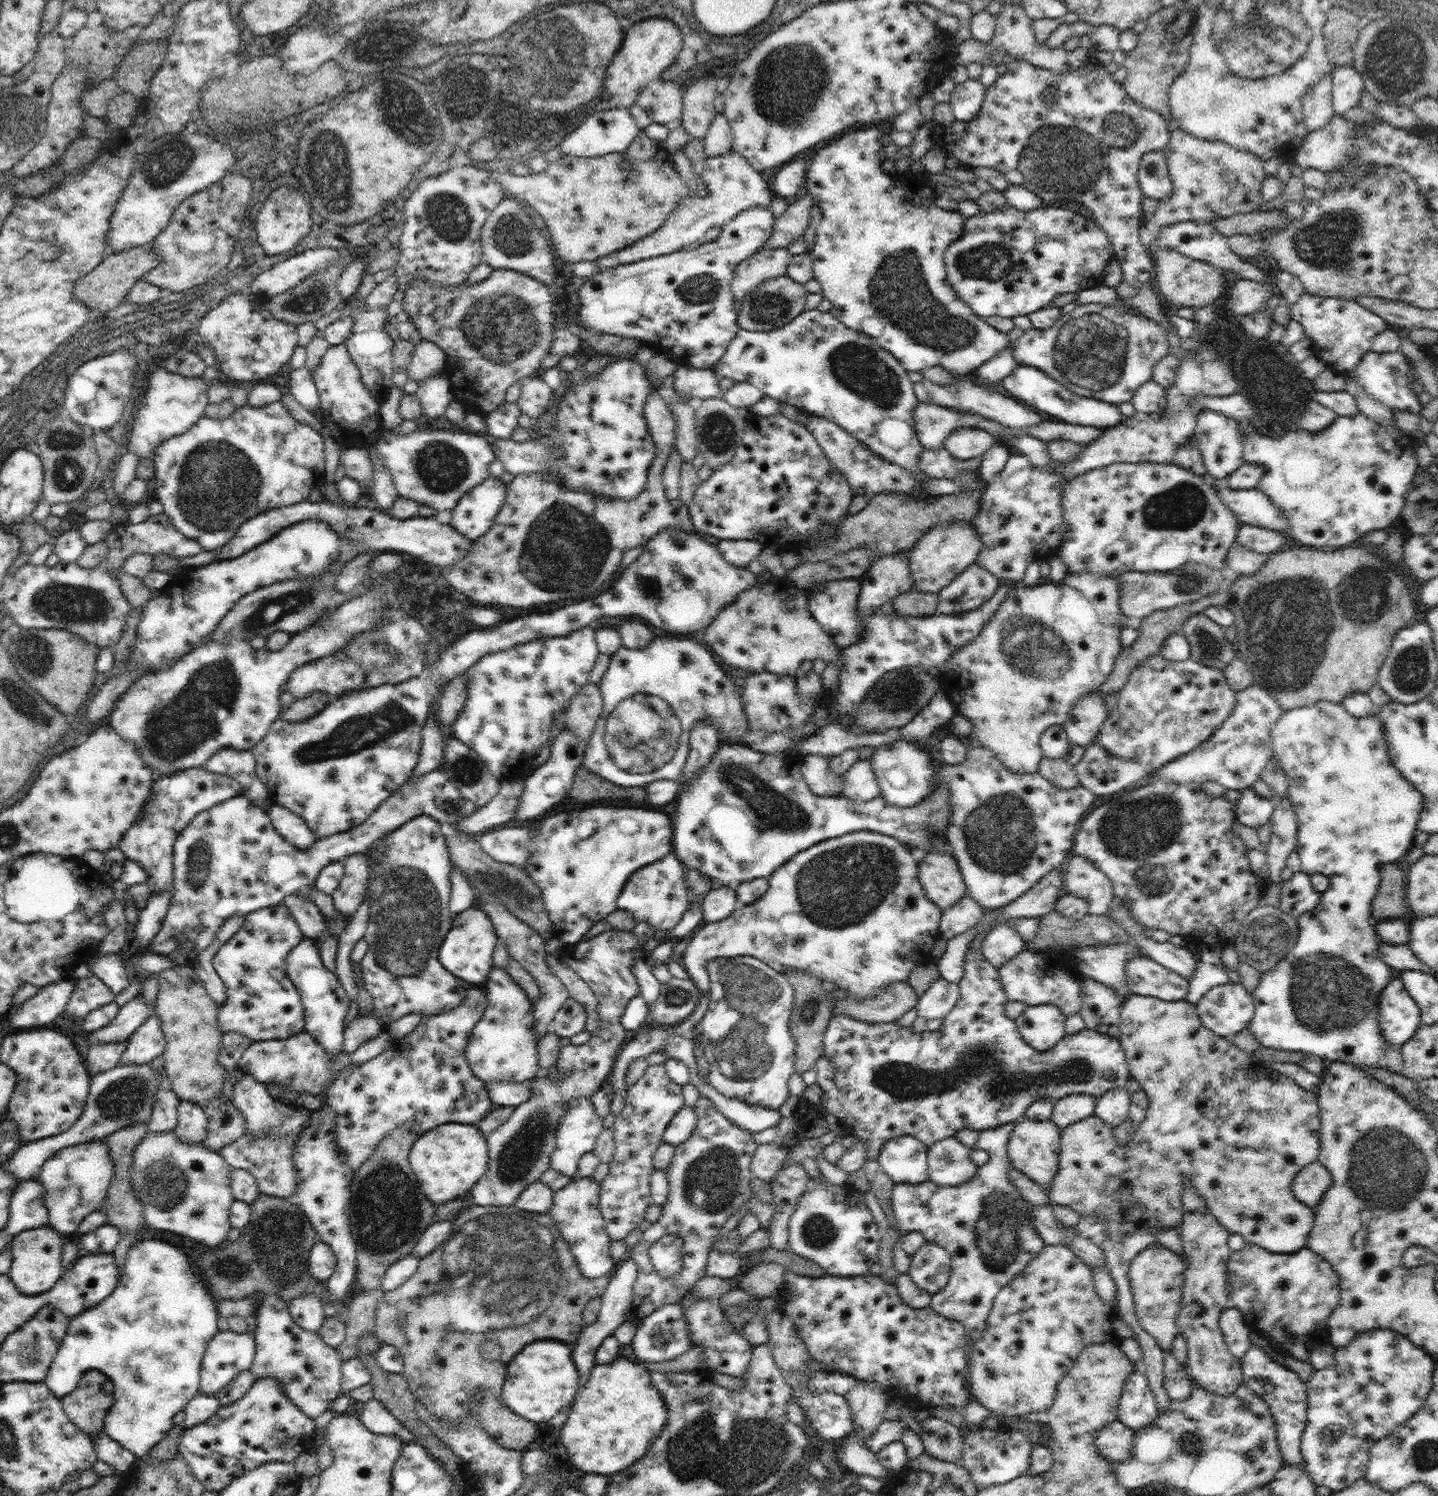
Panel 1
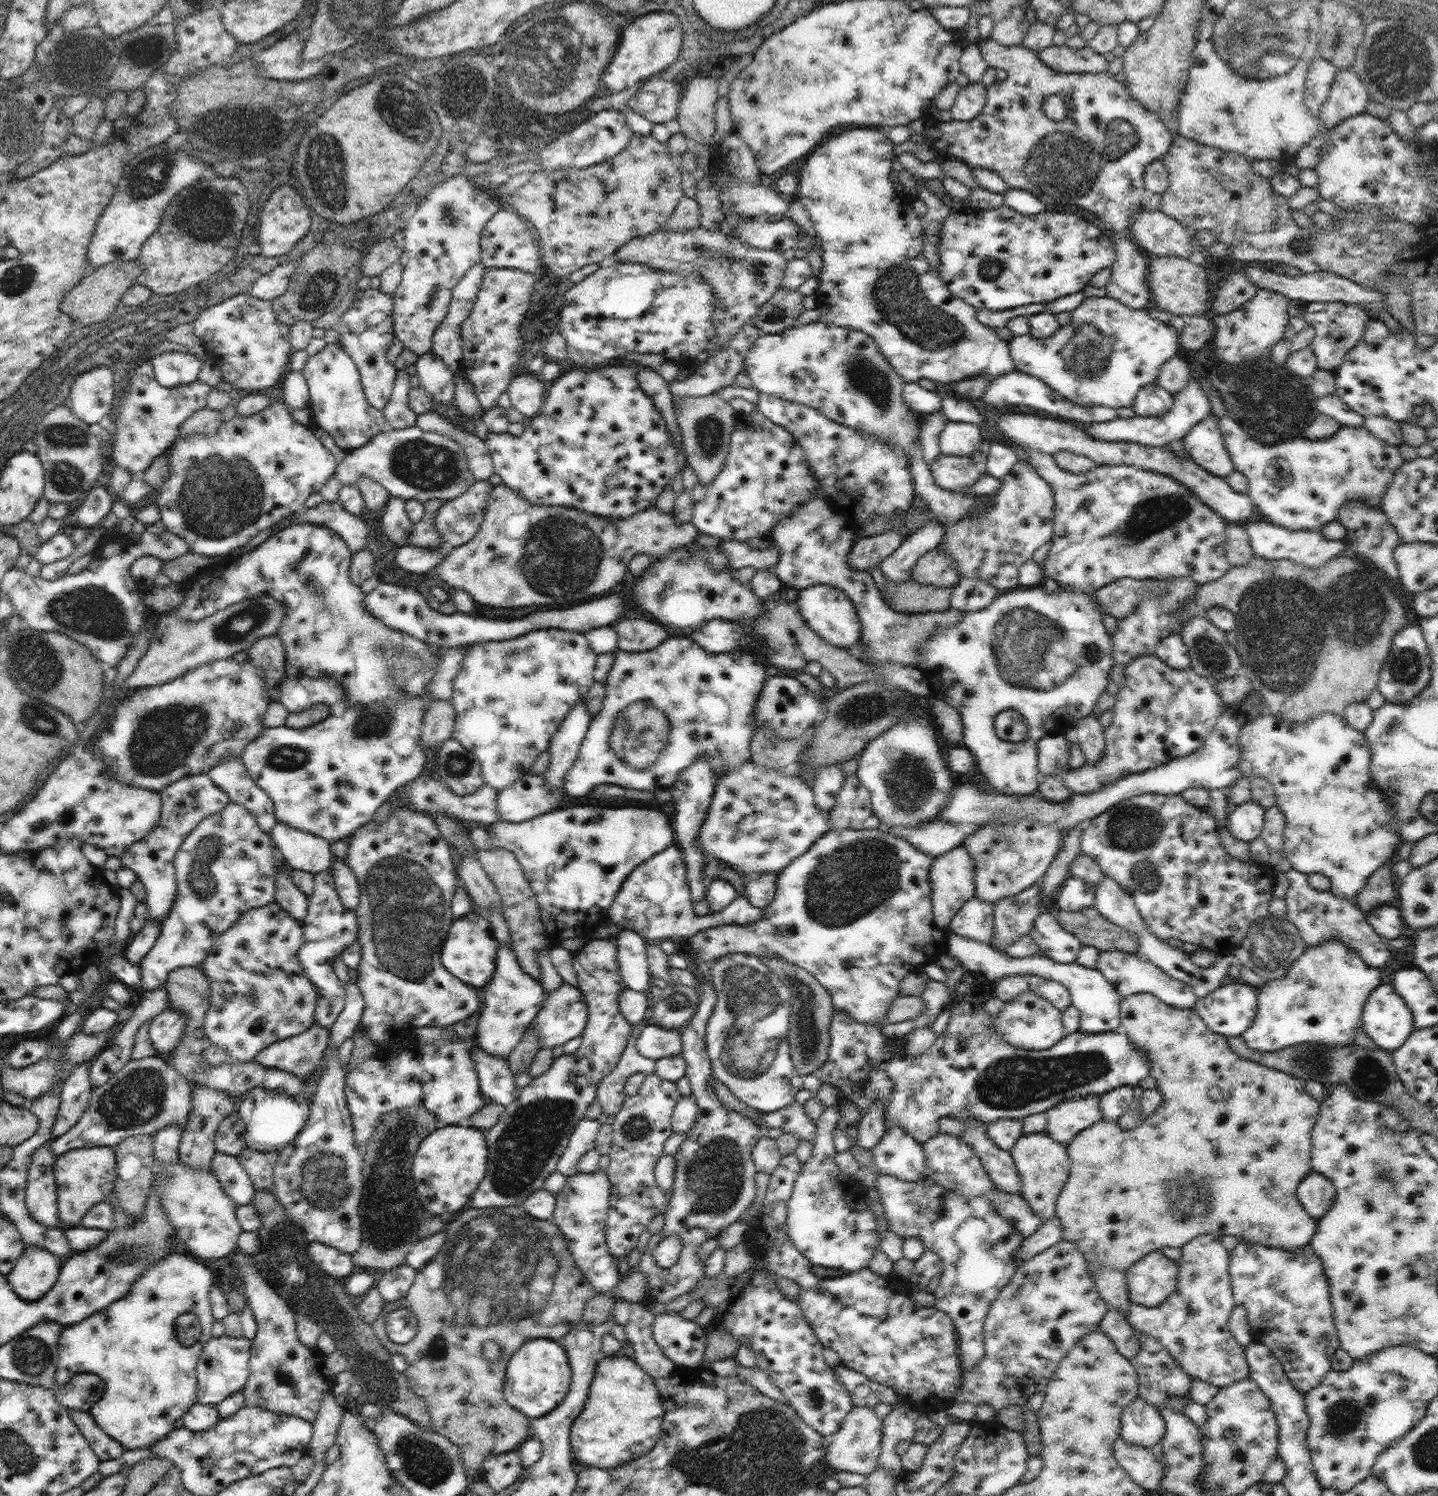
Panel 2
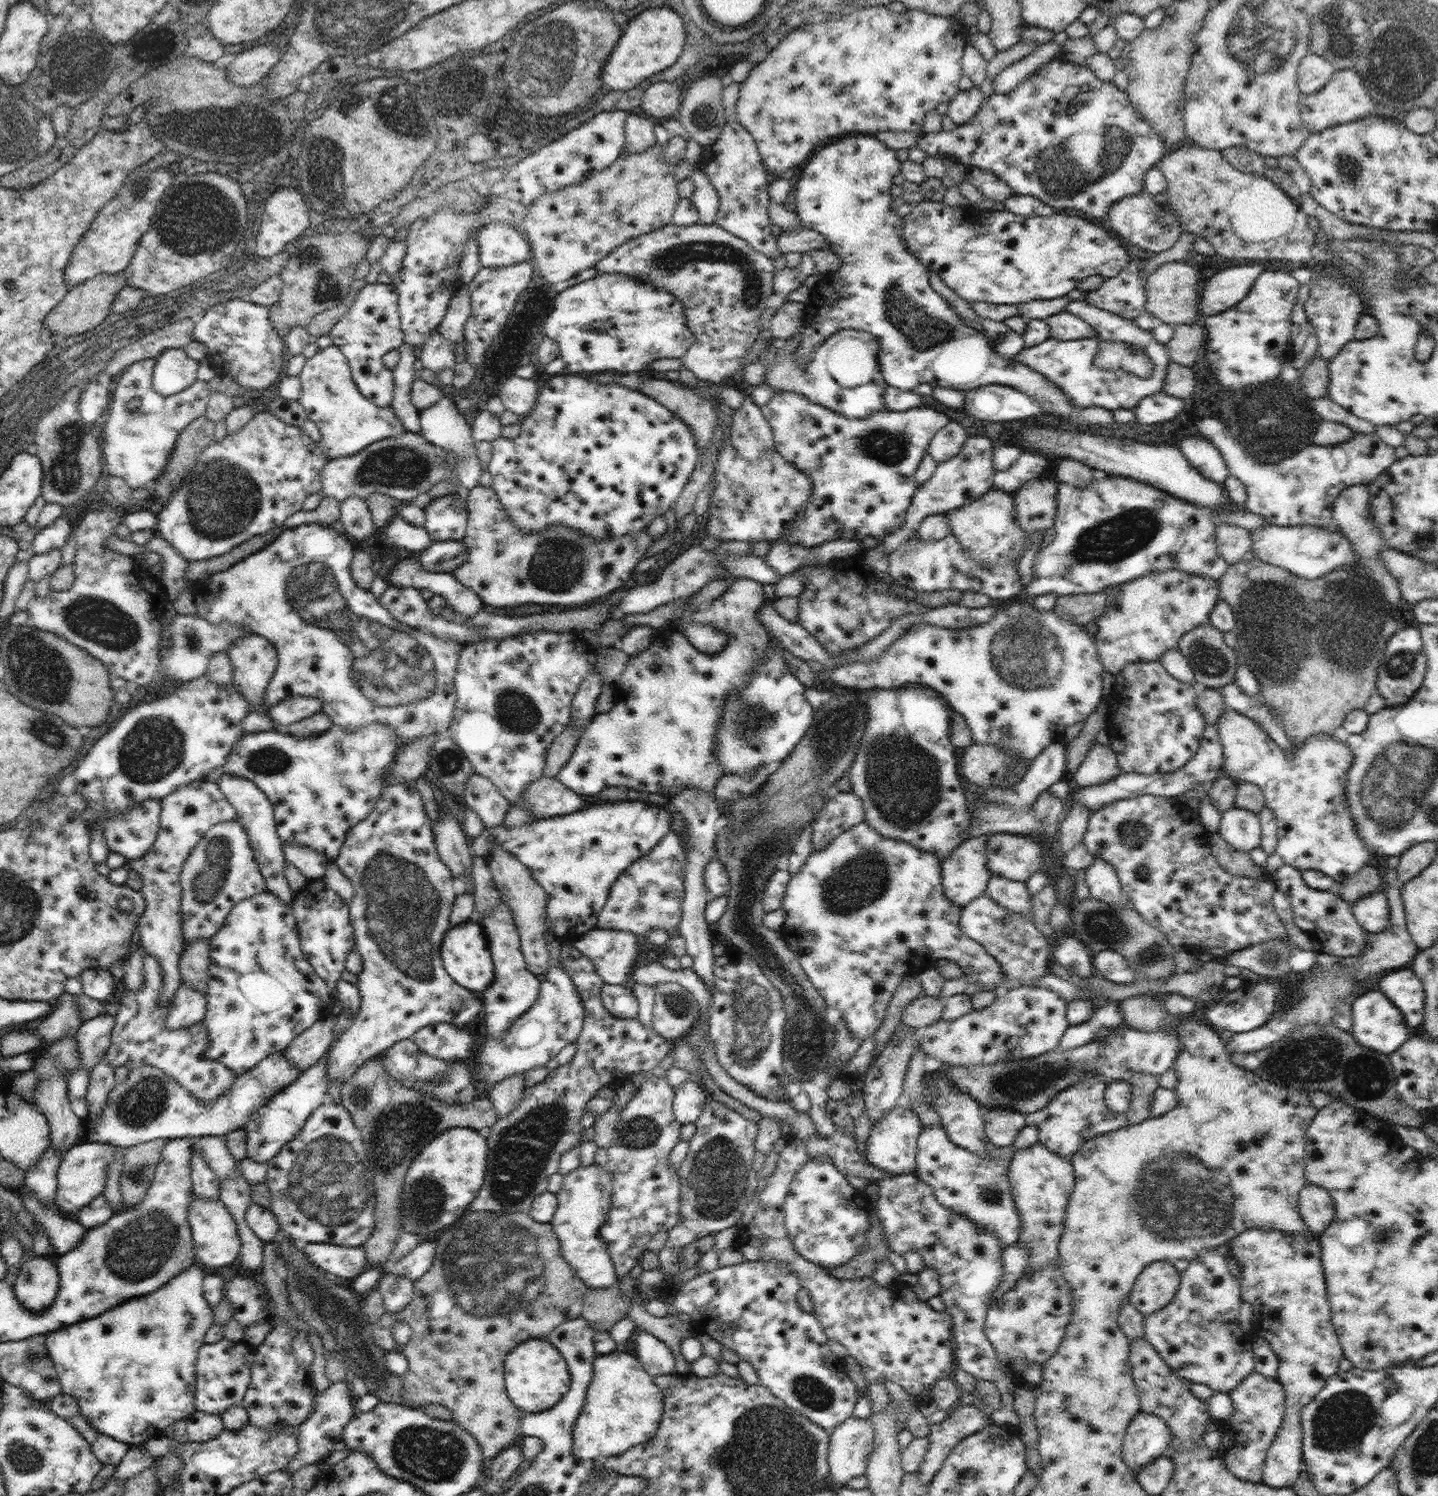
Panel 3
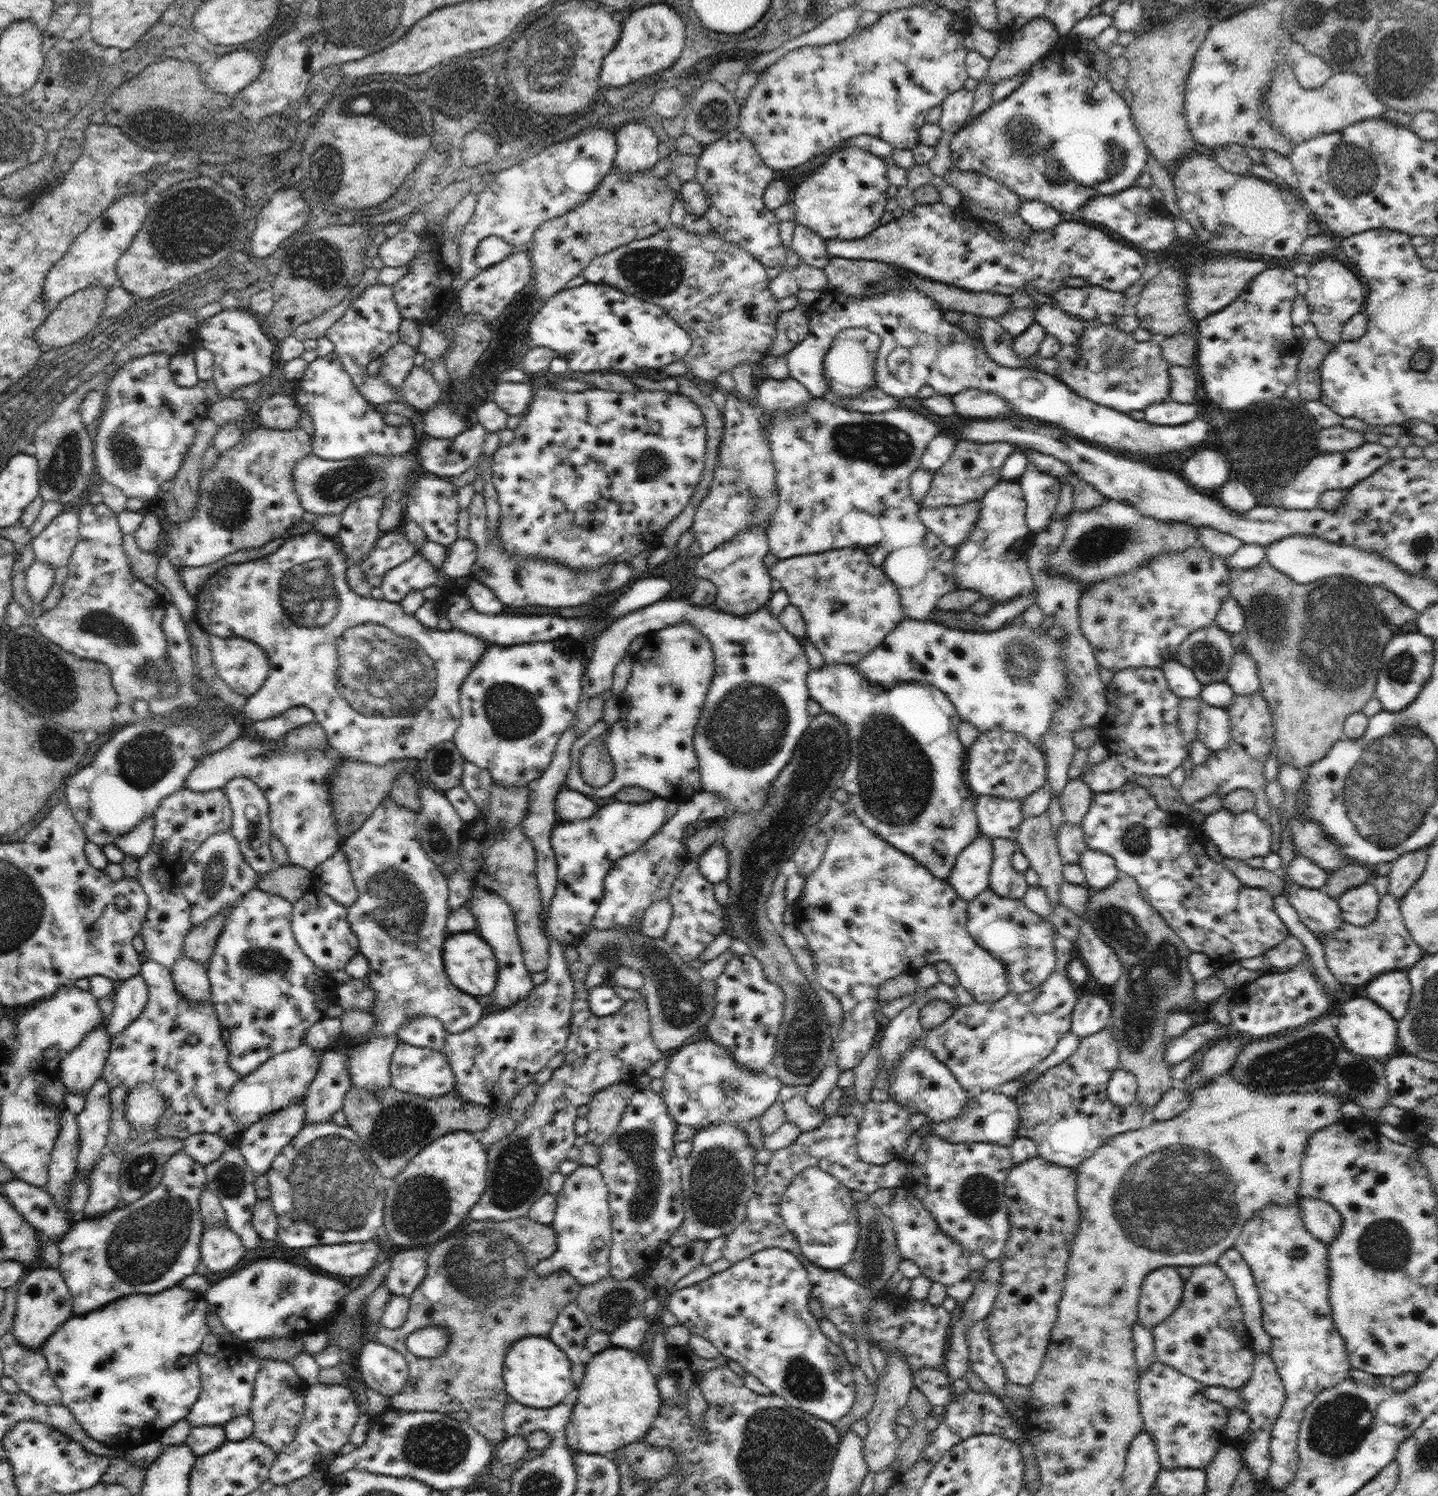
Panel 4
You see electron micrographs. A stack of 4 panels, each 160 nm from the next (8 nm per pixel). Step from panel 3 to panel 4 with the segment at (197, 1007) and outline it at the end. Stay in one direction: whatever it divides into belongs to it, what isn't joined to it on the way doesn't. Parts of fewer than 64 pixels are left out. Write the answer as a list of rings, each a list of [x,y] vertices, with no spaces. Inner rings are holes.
[[[182,954],[170,971],[174,984],[182,997],[197,1003],[211,1000],[211,984],[207,966]]]

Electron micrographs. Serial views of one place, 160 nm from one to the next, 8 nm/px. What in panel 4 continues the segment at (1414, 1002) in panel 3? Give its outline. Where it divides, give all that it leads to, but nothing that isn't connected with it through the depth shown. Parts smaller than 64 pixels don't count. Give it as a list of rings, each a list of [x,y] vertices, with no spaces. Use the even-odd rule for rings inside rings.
[[[1402,970],[1374,977],[1368,982],[1366,992],[1378,1006],[1385,1008],[1394,1020],[1400,1022],[1407,1011],[1412,989],[1406,970]]]

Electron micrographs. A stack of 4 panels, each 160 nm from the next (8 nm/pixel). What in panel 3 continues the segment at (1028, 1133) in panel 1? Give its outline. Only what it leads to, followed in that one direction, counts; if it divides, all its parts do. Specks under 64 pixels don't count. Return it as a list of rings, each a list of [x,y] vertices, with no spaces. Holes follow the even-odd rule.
[[[1038,1141],[1028,1148],[1015,1150],[1009,1164],[1009,1184],[1021,1222],[1017,1242],[1027,1246],[1031,1252],[1024,1273],[1031,1274],[1059,1258],[1059,1242],[1064,1232],[1066,1209],[1075,1188],[1074,1169],[1070,1161],[1048,1150]]]

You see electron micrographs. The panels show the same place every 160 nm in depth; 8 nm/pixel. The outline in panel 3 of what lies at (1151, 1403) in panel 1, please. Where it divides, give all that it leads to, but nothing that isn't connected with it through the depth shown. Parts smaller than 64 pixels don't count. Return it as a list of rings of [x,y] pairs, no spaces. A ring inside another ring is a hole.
[[[1142,1410],[1128,1425],[1123,1440],[1123,1457],[1128,1468],[1137,1474],[1166,1453],[1172,1435],[1164,1420]]]

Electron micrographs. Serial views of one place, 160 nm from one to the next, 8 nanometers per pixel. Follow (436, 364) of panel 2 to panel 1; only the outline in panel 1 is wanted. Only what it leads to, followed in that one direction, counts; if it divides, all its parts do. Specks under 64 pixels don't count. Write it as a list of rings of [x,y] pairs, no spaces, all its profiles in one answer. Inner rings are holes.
[[[444,372],[422,380],[415,395],[421,400],[423,414],[435,420],[444,415],[448,404],[455,400],[448,377]]]

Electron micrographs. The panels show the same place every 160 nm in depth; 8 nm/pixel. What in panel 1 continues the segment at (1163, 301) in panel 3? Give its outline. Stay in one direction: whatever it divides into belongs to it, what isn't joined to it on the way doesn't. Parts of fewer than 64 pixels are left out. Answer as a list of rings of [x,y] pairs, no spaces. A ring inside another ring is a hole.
[[[1162,245],[1153,255],[1159,292],[1170,304],[1199,309],[1212,304],[1220,296],[1225,281],[1224,270],[1207,262],[1194,260],[1165,245]]]

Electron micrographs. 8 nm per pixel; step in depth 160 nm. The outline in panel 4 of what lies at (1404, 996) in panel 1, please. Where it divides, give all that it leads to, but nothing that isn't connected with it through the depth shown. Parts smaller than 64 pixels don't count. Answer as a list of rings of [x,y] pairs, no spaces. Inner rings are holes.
[[[1361,995],[1354,1000],[1348,1000],[1340,1008],[1340,1022],[1338,1036],[1344,1043],[1344,1047],[1352,1054],[1360,1056],[1372,1056],[1373,1058],[1386,1058],[1391,1052],[1396,1051],[1398,1021],[1381,1006],[1378,1006],[1370,997],[1363,998]]]

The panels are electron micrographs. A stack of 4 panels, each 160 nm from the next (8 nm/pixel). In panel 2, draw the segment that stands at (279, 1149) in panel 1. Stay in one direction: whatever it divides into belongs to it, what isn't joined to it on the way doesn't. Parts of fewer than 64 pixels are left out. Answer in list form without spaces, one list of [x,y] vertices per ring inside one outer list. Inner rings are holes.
[[[245,1146],[240,1153],[238,1160],[245,1168],[254,1183],[256,1191],[273,1192],[274,1190],[274,1165],[279,1157],[279,1151],[257,1152],[249,1146]]]

